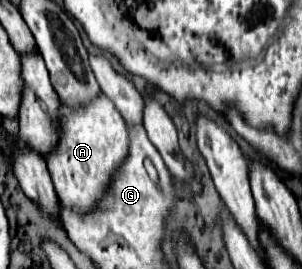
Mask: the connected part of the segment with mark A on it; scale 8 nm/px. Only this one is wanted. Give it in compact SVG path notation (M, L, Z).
M101 91L83 105L71 107L63 99L59 101L57 143L45 155L55 191L63 205L75 211L87 211L107 189L109 177L115 167L125 159L129 147L127 129L121 113L113 101Z

